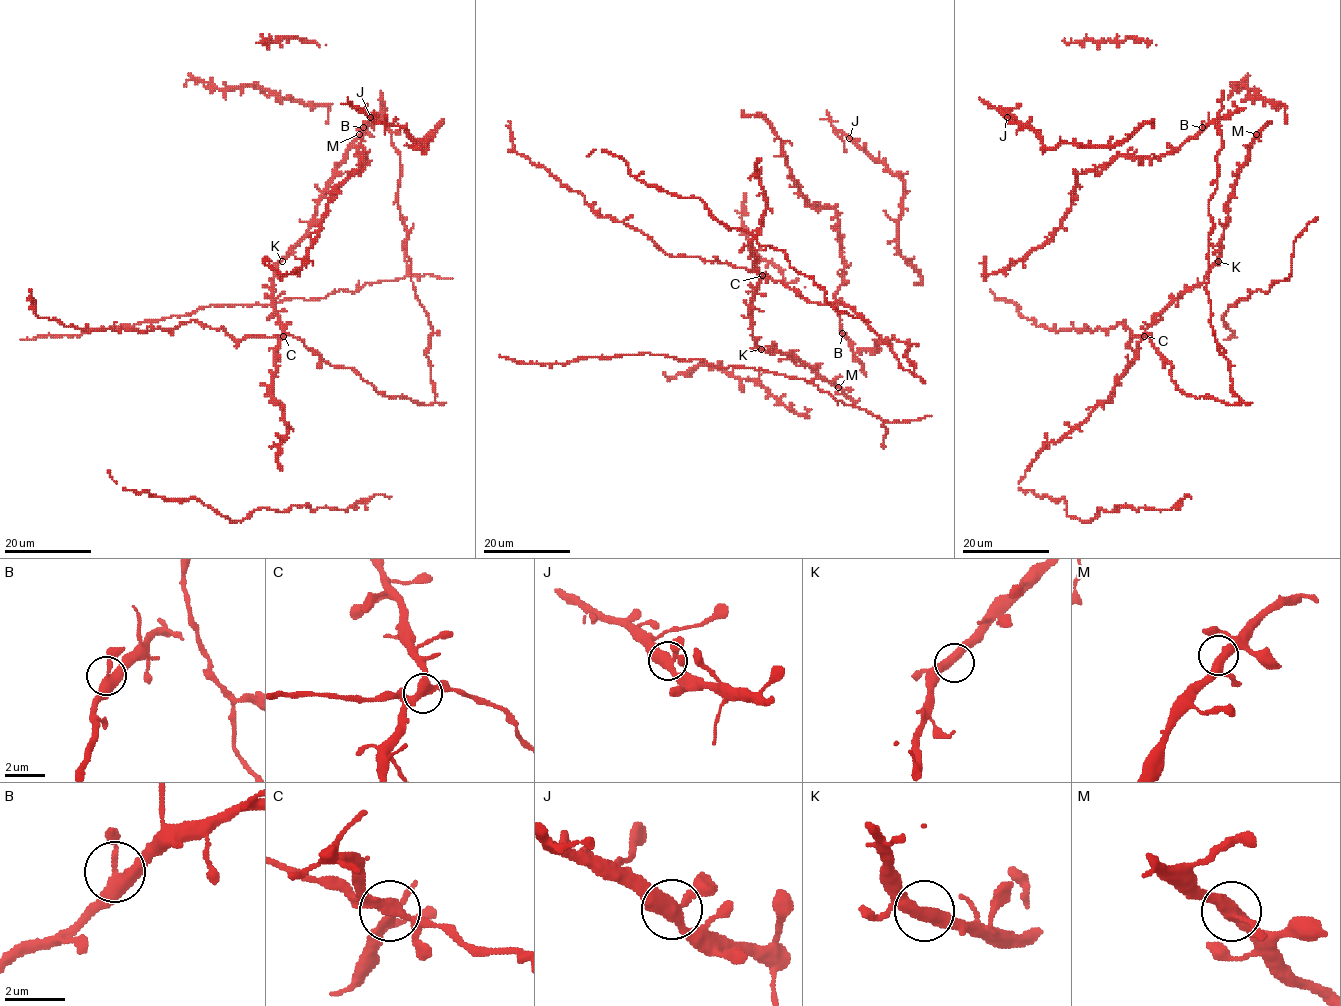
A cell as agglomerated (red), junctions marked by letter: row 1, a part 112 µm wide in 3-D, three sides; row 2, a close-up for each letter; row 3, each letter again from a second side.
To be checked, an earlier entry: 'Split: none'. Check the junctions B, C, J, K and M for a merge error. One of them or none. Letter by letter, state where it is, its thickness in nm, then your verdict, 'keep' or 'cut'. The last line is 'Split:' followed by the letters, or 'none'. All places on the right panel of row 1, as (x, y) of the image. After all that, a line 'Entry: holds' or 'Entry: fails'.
B: at (1202, 127); 380 nm thick; keep
C: at (1144, 336); 340 nm thick; keep
J: at (1007, 117); 360 nm thick; keep
K: at (1218, 261); 320 nm thick; keep
M: at (1256, 134); 360 nm thick; keep
Split: none
Entry: holds

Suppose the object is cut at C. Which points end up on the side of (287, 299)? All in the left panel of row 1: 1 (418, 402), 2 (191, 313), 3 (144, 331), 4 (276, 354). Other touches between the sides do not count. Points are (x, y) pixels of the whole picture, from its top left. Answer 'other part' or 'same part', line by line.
1: other part
2: same part
3: other part
4: same part

